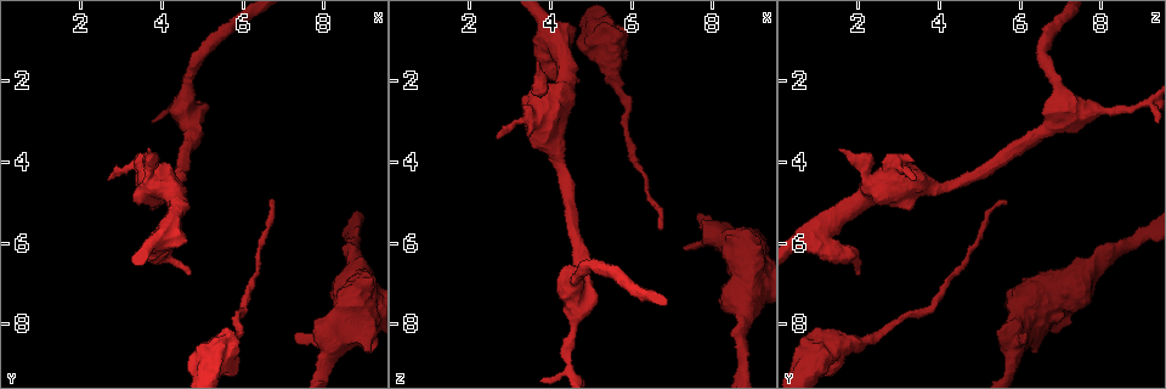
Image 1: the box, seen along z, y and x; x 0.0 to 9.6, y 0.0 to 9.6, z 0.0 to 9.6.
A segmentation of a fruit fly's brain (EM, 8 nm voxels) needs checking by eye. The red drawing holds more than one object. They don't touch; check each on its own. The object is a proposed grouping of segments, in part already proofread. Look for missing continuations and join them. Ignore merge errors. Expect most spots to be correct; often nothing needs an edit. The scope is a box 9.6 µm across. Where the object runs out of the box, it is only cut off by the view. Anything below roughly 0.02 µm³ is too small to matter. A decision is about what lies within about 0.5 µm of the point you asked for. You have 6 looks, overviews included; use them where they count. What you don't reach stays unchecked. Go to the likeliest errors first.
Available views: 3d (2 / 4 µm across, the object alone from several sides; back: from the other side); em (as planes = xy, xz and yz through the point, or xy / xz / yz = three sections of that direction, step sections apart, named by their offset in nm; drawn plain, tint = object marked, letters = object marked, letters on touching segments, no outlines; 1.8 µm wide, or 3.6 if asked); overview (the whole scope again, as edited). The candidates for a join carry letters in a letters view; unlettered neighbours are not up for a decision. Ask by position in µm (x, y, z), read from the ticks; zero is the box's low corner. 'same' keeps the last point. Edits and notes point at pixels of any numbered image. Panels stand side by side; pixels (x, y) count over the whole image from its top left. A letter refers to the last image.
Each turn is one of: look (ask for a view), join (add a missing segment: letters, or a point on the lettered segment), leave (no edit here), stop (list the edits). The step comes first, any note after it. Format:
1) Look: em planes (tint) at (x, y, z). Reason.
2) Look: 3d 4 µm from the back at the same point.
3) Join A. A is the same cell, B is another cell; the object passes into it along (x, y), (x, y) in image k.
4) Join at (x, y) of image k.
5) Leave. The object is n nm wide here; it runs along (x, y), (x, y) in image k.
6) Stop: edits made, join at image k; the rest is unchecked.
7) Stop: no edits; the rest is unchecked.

Look: 3d 2 µm from the back at (6.70, 4.95, 5.70). Tapers out.

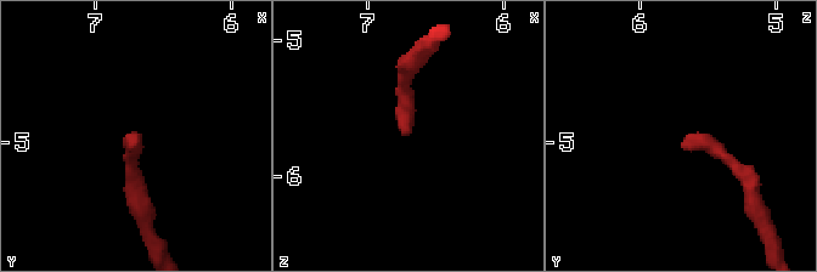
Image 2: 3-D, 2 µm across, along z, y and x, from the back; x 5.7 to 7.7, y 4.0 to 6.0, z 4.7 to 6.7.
Look: em planes (plain) at (6.68, 4.96, 5.70).

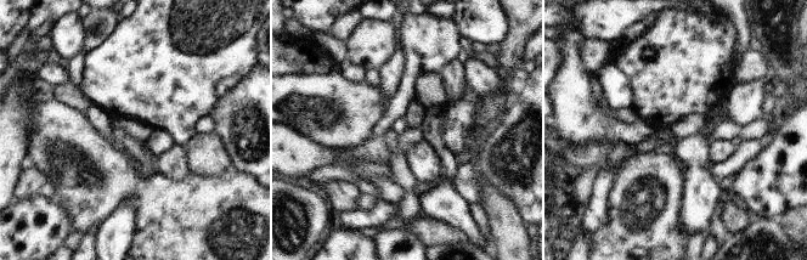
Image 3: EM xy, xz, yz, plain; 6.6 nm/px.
Look: em planes (letters) at the same point. See the neighbours.

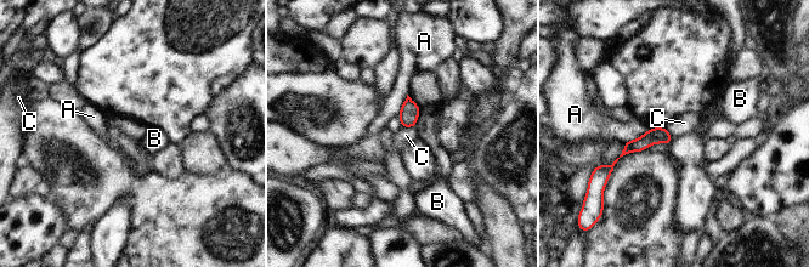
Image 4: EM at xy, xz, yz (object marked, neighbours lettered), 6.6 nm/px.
Leave. The object is 110 nm wide here; A, B and C are other cells; it runs along (668, 137), (650, 137), (626, 151) in image 4; none of them fits.

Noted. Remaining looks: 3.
Look: em planes (plain) at (7.30, 8.30, 6.15). Branch stops here.

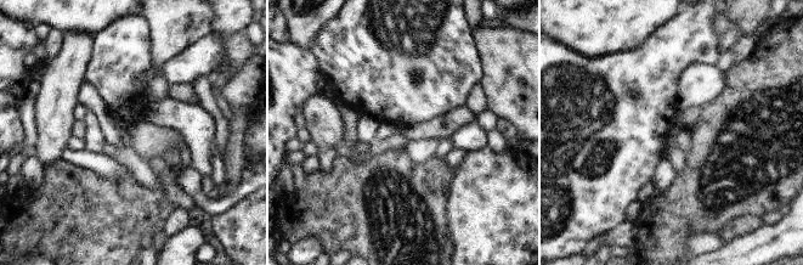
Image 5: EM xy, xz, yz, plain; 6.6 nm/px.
Look: em planes (letters) at the same point.

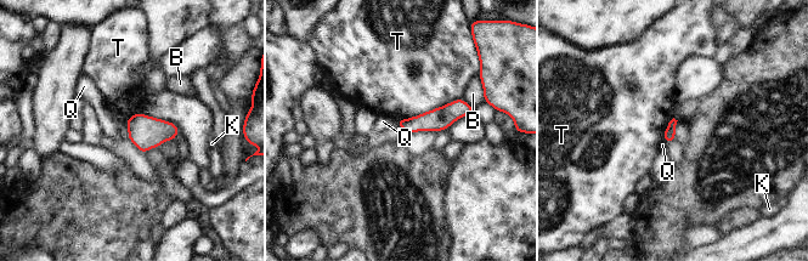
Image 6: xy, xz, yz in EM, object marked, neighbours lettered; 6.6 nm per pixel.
Leave. The longest contact is with T, 460 nm; B, K, Q and T are other cells; none of them fits.

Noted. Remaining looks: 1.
Stop: no edits; the rest is unchecked.

